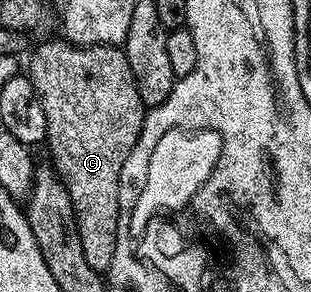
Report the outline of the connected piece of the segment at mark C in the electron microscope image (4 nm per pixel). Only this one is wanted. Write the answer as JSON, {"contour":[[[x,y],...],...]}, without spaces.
{"contour":[[[57,39],[57,41],[46,41],[33,51],[32,58],[26,61],[26,75],[36,88],[36,94],[40,96],[42,111],[46,115],[46,127],[48,128],[46,141],[47,144],[52,144],[52,157],[56,160],[54,168],[64,180],[64,186],[70,195],[72,206],[76,212],[76,226],[82,239],[82,255],[86,255],[86,263],[90,263],[90,267],[94,267],[94,271],[98,271],[102,275],[107,274],[107,269],[111,267],[112,260],[117,260],[118,257],[118,242],[122,222],[120,204],[118,203],[118,187],[120,186],[122,167],[126,163],[126,159],[130,159],[130,151],[134,151],[134,143],[138,143],[146,116],[146,106],[144,100],[138,95],[134,71],[126,59],[123,48],[114,45],[72,45],[66,40]]]}

